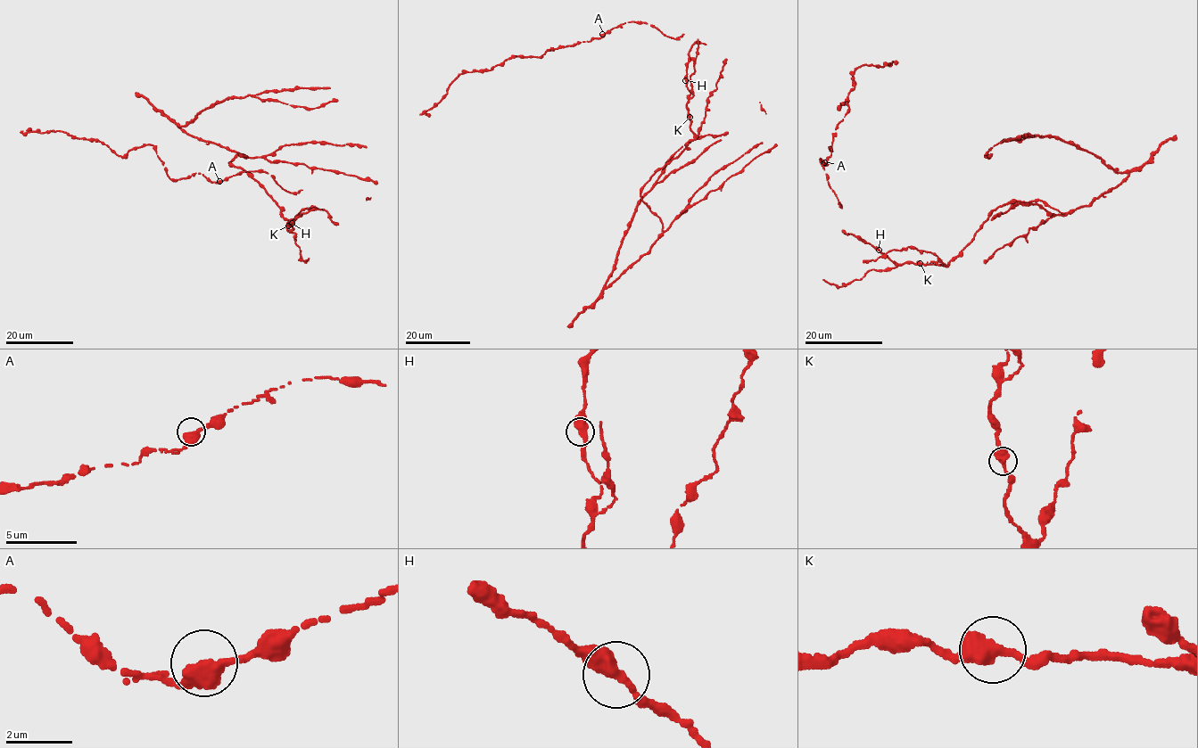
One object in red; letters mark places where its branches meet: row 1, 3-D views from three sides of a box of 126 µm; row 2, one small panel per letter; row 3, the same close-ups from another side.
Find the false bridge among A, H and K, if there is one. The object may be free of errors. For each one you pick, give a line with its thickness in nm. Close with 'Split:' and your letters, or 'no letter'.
Split: no letter

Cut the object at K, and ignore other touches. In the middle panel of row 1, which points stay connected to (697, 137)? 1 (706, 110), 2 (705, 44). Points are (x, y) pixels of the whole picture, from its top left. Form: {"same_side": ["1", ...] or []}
{"same_side": ["1"]}

